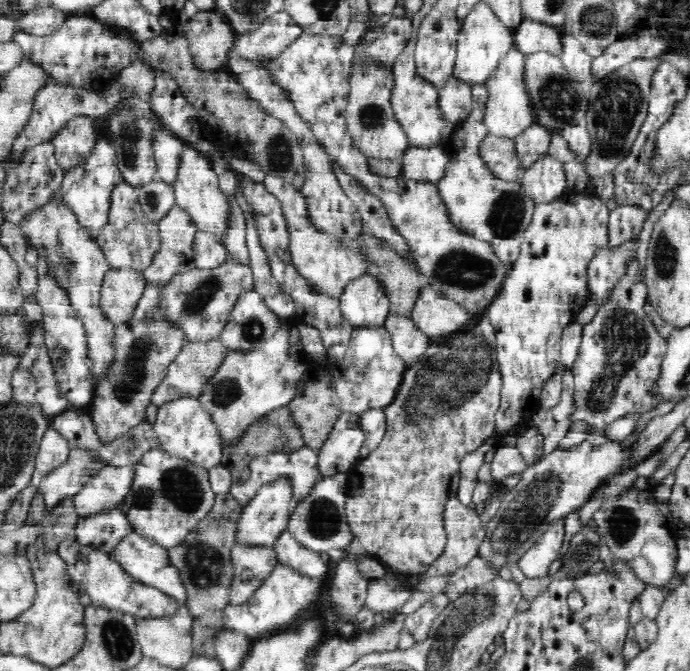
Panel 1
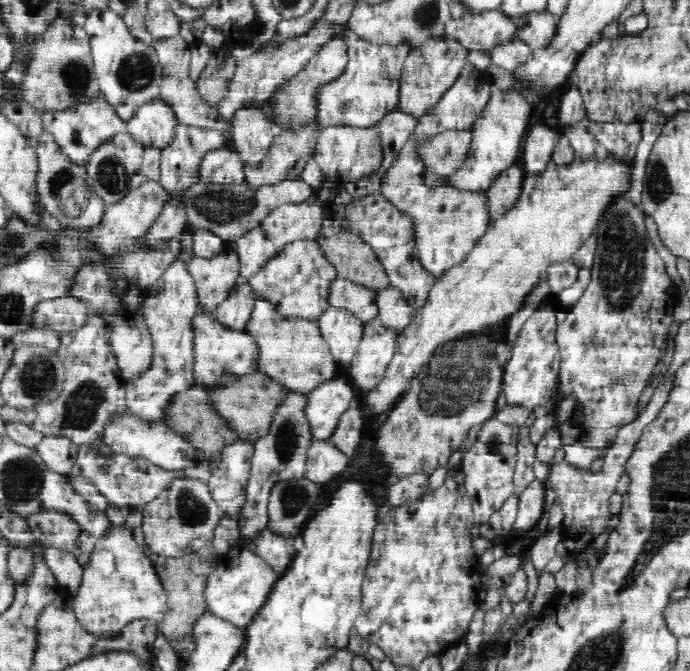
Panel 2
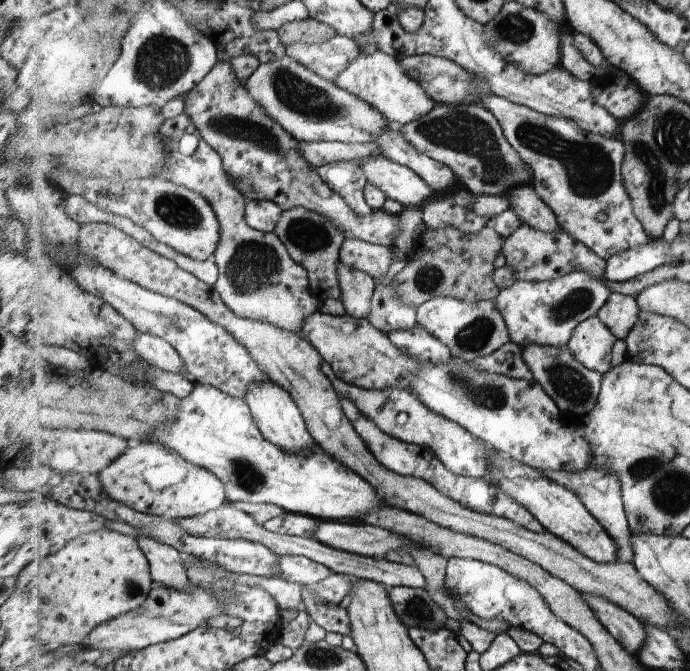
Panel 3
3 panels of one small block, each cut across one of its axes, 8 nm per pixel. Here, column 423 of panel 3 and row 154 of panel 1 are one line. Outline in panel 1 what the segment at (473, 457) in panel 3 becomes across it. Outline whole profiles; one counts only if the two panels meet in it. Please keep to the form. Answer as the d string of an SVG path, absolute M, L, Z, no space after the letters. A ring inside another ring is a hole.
M441 145L426 147L409 146L400 158L402 176L406 179L436 185L444 176L448 154Z

